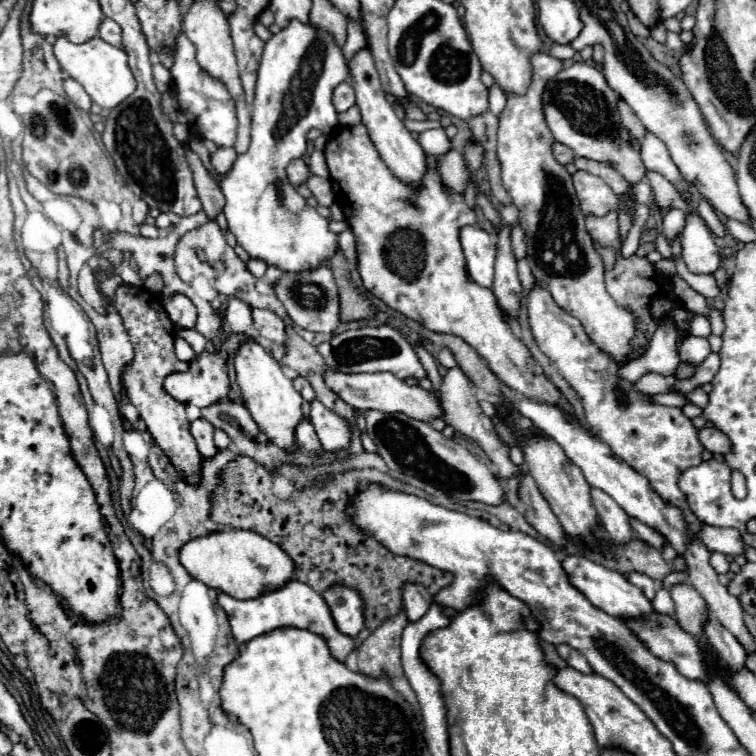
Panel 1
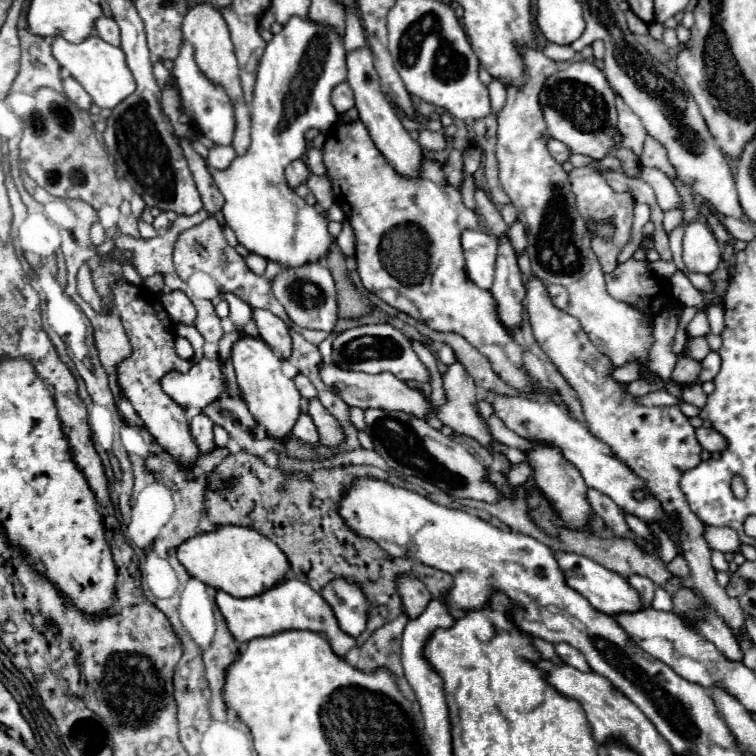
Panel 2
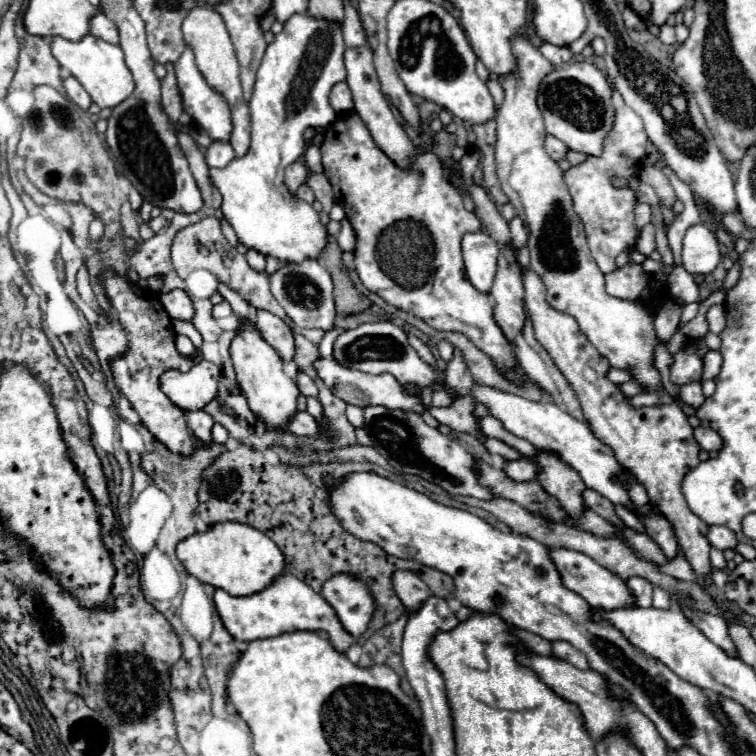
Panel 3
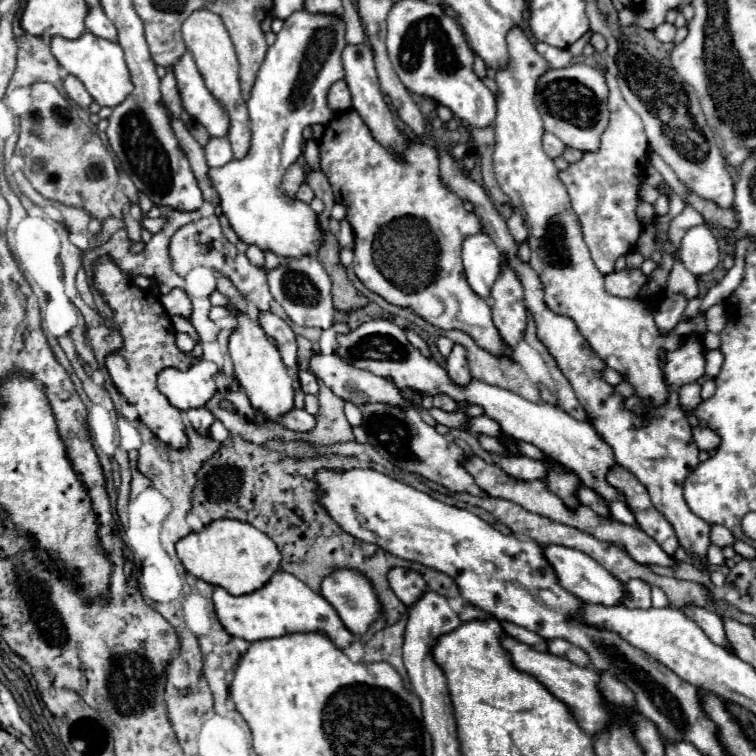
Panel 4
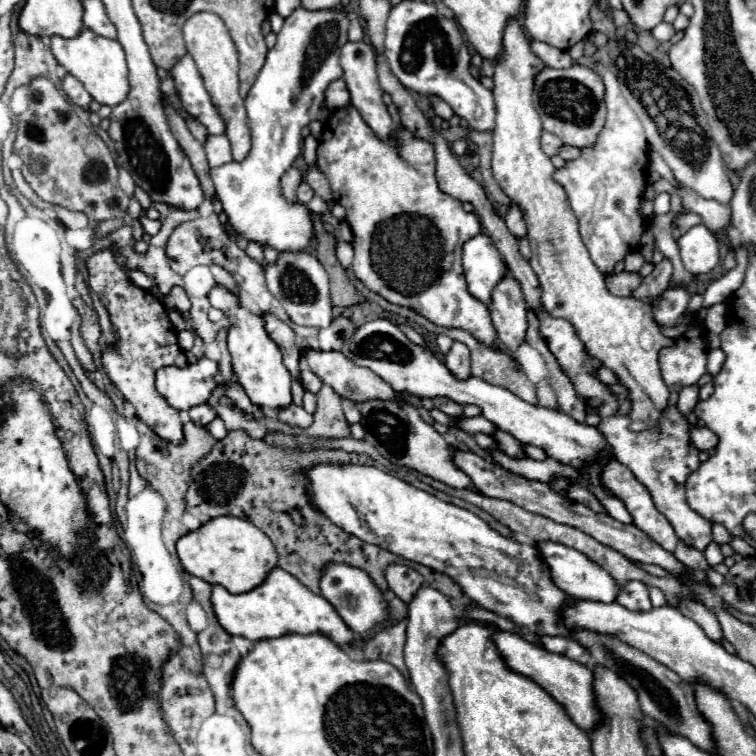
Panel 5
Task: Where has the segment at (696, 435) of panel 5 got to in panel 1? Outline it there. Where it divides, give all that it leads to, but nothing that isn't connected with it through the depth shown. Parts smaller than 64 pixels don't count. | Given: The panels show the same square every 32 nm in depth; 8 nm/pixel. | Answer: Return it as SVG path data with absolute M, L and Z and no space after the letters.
M706 426L706 428L700 430L700 442L702 442L702 446L704 446L706 450L710 450L712 454L722 454L722 456L724 456L724 452L728 452L728 448L732 446L730 440L728 440L728 436L724 436L724 432L720 432L720 430L714 428L714 426Z

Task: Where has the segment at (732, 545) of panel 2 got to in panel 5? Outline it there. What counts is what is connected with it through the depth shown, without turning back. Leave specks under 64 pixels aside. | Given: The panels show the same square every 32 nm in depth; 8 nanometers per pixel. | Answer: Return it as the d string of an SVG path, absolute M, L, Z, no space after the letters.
M713 523L712 524L712 540L716 544L730 544L732 540L732 534L722 526L722 524Z

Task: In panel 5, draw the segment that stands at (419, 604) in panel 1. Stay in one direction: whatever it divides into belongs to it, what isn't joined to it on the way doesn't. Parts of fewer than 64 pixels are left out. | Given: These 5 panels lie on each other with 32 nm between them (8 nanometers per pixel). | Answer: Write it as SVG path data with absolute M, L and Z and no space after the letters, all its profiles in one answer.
M398 564L388 566L386 580L388 580L392 592L406 604L410 604L412 596L416 594L416 588L420 588L420 584L424 584L424 578L416 570L412 570L408 566L398 566Z

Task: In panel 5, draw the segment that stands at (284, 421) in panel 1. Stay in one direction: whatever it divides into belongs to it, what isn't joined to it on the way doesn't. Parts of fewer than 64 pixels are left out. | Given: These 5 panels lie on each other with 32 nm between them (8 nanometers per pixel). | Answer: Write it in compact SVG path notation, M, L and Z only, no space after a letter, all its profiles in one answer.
M214 286L214 290L208 294L208 298L210 298L210 304L214 308L224 310L232 322L230 334L228 334L228 350L232 356L234 374L236 374L240 386L244 388L244 392L248 394L248 398L252 400L252 404L256 404L260 408L270 408L274 412L280 412L280 408L288 408L288 404L292 404L292 392L290 392L292 376L286 370L286 366L282 364L280 348L266 334L262 318L254 316L252 312L242 308L238 298L234 294L230 294L228 290L224 290L222 286Z

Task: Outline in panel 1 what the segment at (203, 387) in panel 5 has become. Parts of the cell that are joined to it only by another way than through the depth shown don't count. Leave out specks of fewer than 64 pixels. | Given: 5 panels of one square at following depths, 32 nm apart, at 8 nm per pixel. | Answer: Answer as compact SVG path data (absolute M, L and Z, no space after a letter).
M204 350L190 362L188 372L170 374L164 380L164 388L184 404L194 404L198 408L216 404L230 392L226 358L218 350Z

